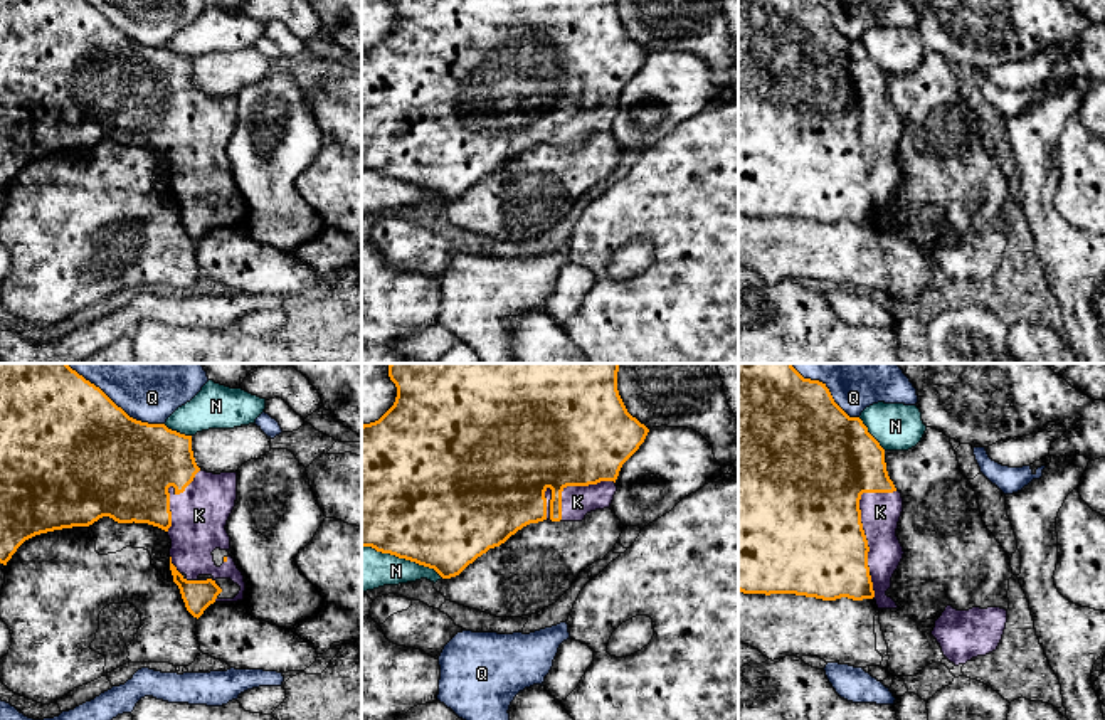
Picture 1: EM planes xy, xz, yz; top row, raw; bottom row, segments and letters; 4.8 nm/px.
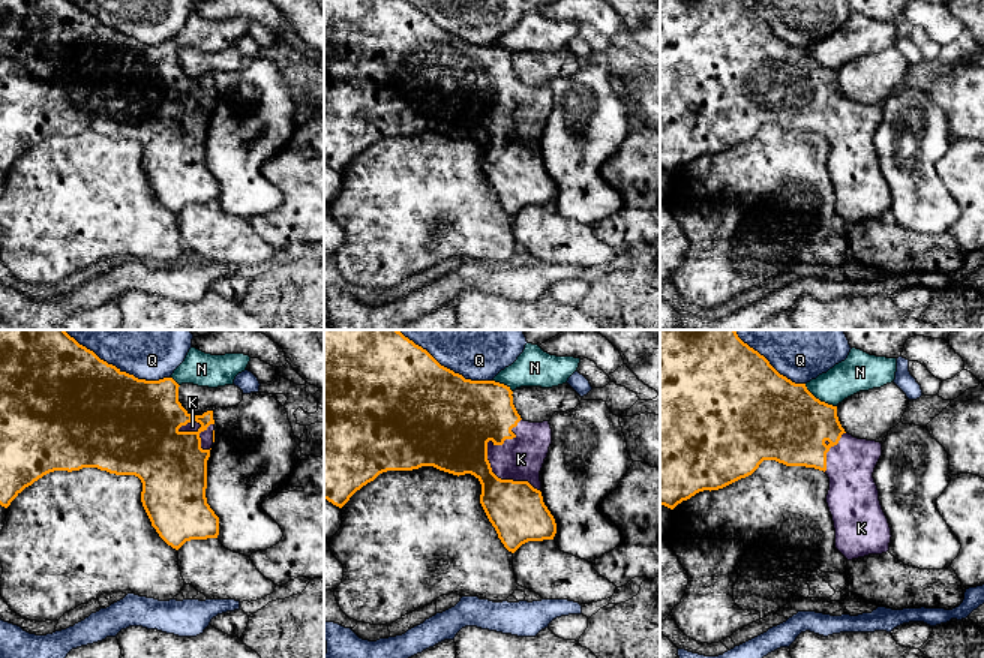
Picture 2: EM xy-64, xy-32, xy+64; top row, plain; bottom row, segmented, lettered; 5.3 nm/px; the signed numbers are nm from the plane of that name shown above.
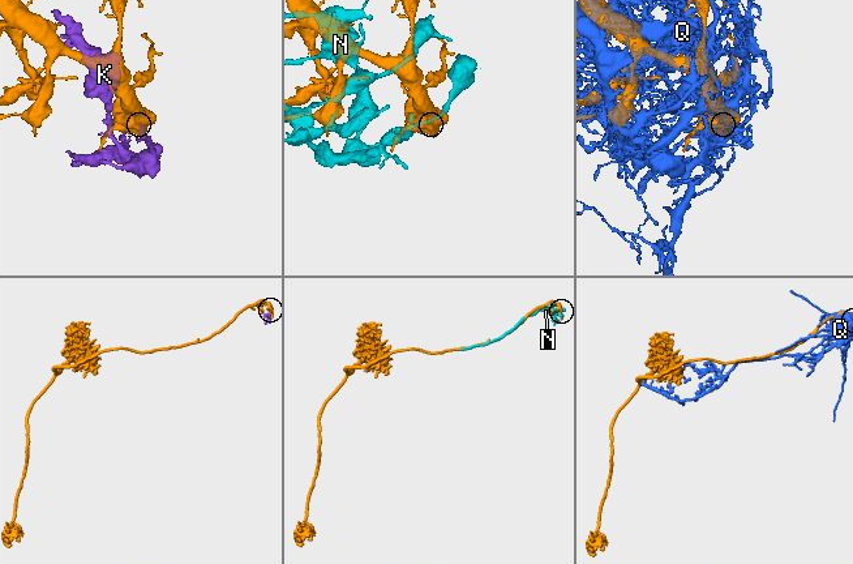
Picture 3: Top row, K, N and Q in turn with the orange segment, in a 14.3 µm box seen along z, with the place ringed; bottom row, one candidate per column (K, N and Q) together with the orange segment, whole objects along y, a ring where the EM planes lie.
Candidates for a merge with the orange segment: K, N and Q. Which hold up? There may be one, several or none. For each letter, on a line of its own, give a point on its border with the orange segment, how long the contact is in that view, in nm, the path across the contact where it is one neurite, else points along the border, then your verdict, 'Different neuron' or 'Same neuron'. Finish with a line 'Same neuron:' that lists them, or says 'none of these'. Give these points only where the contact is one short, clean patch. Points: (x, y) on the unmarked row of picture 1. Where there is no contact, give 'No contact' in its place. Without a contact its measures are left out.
K: Touches orange at yz (860, 140). Shared border 420 nm. Same neuron
N: Touches orange at xz (402, 180). Shared border 420 nm. Different neuron
Q: Touches orange at xy (121, 32). Shared border 460 nm. Different neuron
Same neuron: K

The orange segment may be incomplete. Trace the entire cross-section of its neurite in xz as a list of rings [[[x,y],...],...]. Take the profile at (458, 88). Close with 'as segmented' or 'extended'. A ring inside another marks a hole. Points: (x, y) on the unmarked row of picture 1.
[[[390,0],[390,3],[397,10],[394,29],[378,44],[362,49],[362,170],[372,170],[377,175],[390,177],[399,182],[434,192],[442,202],[459,199],[478,180],[486,177],[489,172],[500,170],[511,158],[530,146],[538,146],[543,143],[582,145],[590,135],[611,131],[617,114],[616,103],[622,87],[639,72],[649,56],[644,47],[627,35],[617,13],[617,0]]] | extended

